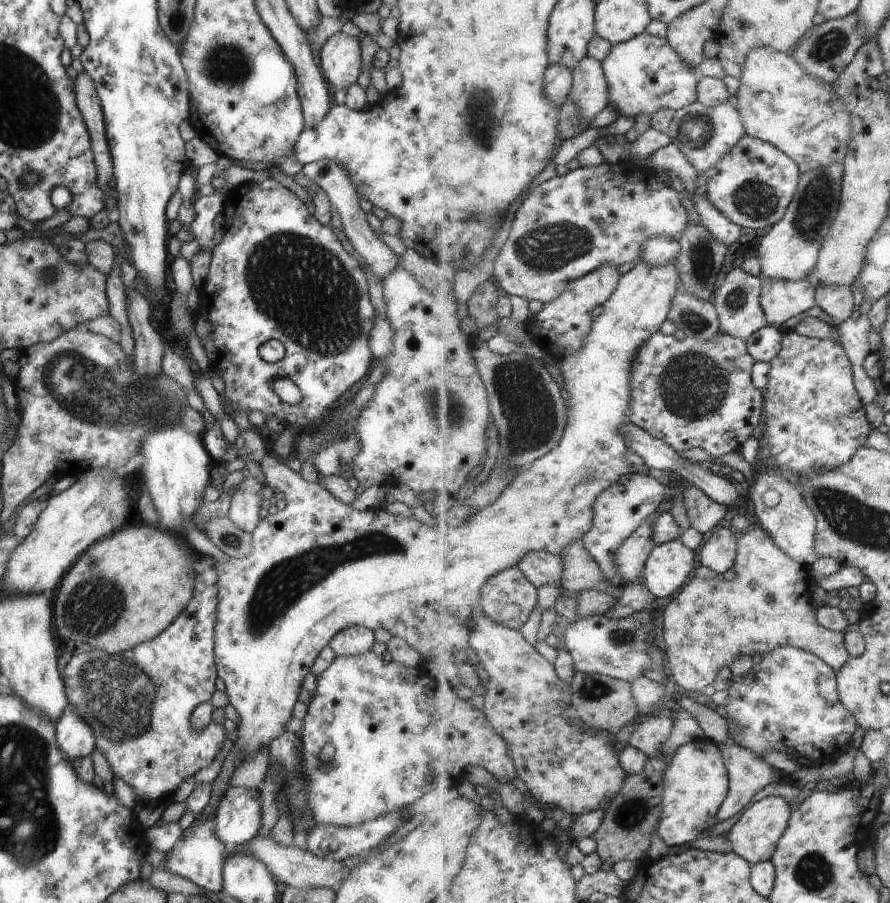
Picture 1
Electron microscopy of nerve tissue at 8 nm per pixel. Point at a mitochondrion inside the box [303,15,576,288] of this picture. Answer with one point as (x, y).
(479, 110)

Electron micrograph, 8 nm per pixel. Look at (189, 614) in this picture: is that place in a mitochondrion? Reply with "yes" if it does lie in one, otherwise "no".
no

